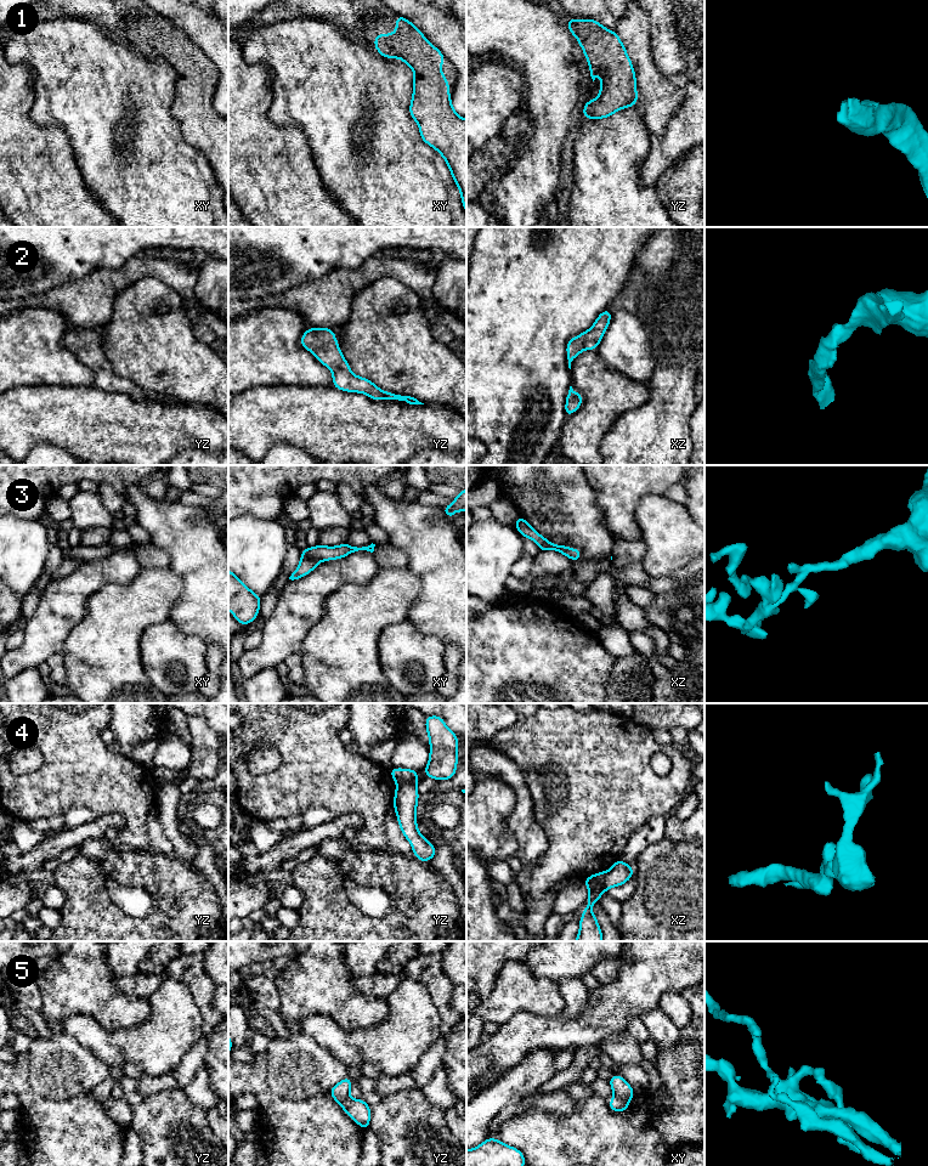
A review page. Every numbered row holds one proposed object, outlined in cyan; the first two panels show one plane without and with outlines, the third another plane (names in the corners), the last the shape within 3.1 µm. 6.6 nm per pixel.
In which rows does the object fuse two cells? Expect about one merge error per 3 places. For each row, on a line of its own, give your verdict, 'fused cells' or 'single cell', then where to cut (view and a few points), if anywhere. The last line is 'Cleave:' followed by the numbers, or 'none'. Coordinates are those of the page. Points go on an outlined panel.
1: single cell; cut none
2: single cell; cut none
3: fused cells; cut xy (301, 558), (312, 558), (318, 561)
4: fused cells; cut yz (397, 781), (406, 780), (416, 784)
5: fused cells; cut xy (614, 1094), (628, 1102)
Cleave: 3, 4, 5

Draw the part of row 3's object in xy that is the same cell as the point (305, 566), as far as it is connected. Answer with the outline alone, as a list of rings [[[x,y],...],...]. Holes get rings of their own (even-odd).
[[[301,559],[298,568],[292,573],[289,579],[294,581],[294,579],[305,577],[306,574],[312,572],[317,565],[318,565],[318,561],[313,559]]]

